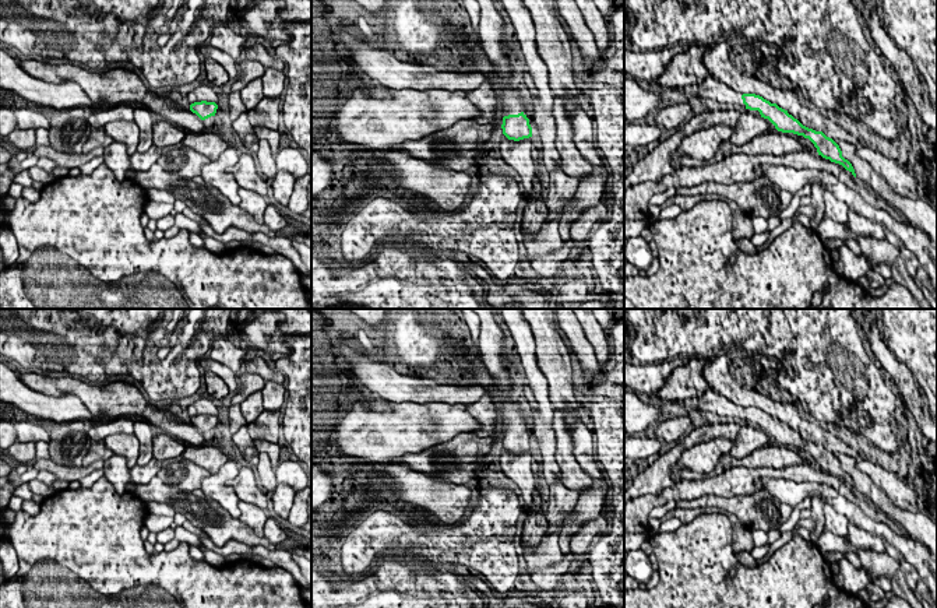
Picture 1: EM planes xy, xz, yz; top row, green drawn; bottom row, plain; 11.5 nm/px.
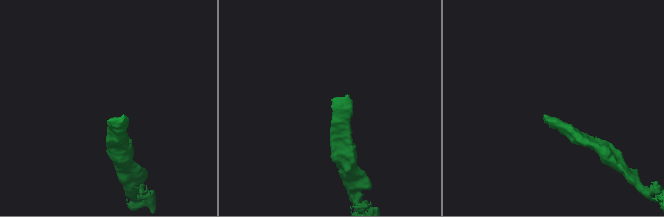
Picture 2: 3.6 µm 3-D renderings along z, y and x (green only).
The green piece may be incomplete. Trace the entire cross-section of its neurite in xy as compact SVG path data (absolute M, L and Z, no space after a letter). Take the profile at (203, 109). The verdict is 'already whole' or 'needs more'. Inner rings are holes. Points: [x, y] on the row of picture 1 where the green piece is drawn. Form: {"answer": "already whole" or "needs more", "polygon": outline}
{"answer": "already whole", "polygon": "M194 102L190 105L190 110L195 113L201 120L215 116L218 105L215 102Z"}

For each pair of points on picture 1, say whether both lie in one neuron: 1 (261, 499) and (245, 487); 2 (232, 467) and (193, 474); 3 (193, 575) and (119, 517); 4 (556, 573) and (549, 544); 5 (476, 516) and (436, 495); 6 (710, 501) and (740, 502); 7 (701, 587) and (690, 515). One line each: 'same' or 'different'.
1: same
2: different
3: same
4: different
5: different
6: same
7: different

